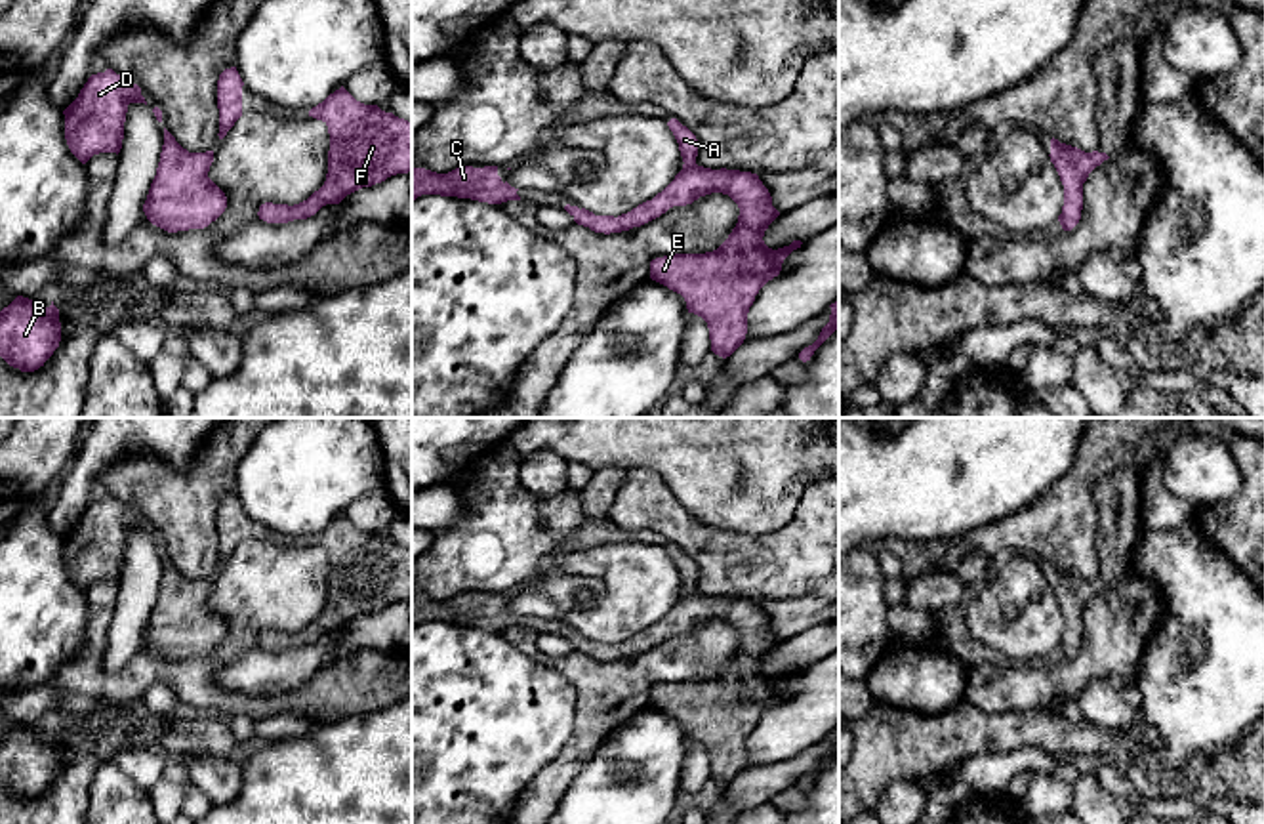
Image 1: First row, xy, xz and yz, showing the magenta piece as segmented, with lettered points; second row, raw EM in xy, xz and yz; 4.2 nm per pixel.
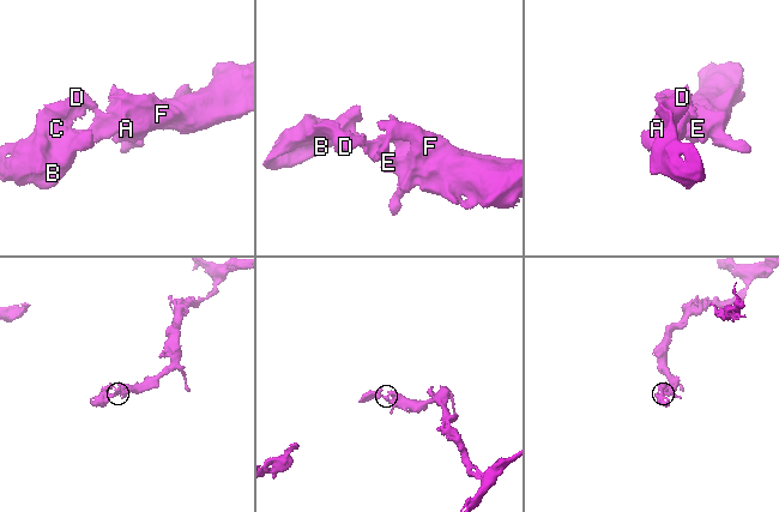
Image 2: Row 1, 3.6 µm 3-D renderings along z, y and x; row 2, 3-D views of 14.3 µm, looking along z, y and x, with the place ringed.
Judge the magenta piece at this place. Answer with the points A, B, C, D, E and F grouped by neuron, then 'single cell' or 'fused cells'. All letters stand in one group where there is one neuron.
A B C D E F; single cell

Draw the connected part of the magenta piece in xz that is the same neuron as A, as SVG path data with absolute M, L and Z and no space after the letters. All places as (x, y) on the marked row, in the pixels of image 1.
M677 118L667 122L683 156L675 179L627 214L595 216L566 204L564 210L578 225L595 233L622 233L641 227L673 206L686 206L711 193L728 195L740 208L738 223L728 238L713 252L669 254L650 261L650 278L681 294L688 313L702 317L709 328L711 351L730 357L745 340L747 313L759 290L780 275L784 259L801 240L772 250L763 237L780 216L772 196L757 174L740 170L711 170L696 164L698 139Z

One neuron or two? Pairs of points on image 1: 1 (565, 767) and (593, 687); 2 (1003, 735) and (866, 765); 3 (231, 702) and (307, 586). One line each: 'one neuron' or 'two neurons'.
1: one neuron
2: one neuron
3: one neuron

